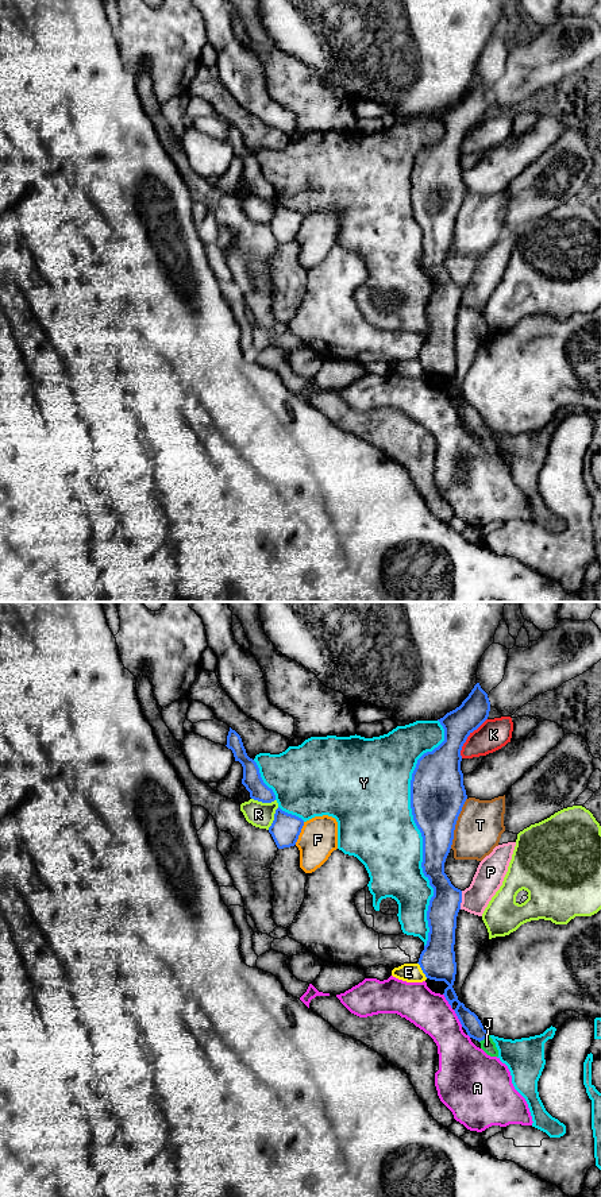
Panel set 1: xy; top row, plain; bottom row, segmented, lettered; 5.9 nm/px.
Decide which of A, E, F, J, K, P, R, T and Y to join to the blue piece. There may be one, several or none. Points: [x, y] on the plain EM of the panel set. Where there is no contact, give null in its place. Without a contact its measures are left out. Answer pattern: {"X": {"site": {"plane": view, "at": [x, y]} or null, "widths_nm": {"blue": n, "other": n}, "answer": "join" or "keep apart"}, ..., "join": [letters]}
{"A": {"site": {"plane": "xy", "at": [454, 405]}, "widths_nm": {"blue": 140, "other": 240}, "answer": "keep apart"}, "E": {"site": {"plane": "xy", "at": [422, 365]}, "widths_nm": {"blue": 200, "other": 110}, "answer": "keep apart"}, "F": {"site": {"plane": "xy", "at": [300, 227]}, "widths_nm": {"blue": 180, "other": 220}, "answer": "keep apart"}, "J": {"site": {"plane": "xy", "at": [484, 433]}, "widths_nm": {"blue": 110, "other": 80}, "answer": "join"}, "K": {"site": {"plane": "xy", "at": [466, 134]}, "widths_nm": {"blue": 260, "other": 180}, "answer": "keep apart"}, "P": {"site": {"plane": "xy", "at": [461, 296]}, "widths_nm": {"blue": 180, "other": 170}, "answer": "keep apart"}, "R": {"site": {"plane": "xy", "at": [264, 197]}, "widths_nm": {"blue": 120, "other": 150}, "answer": "keep apart"}, "T": {"site": {"plane": "xy", "at": [455, 219]}, "widths_nm": {"blue": 320, "other": 280}, "answer": "keep apart"}, "Y": {"site": {"plane": "xy", "at": [419, 224]}, "widths_nm": {"blue": 320, "other": 440}, "answer": "keep apart"}, "join": ["J"]}

